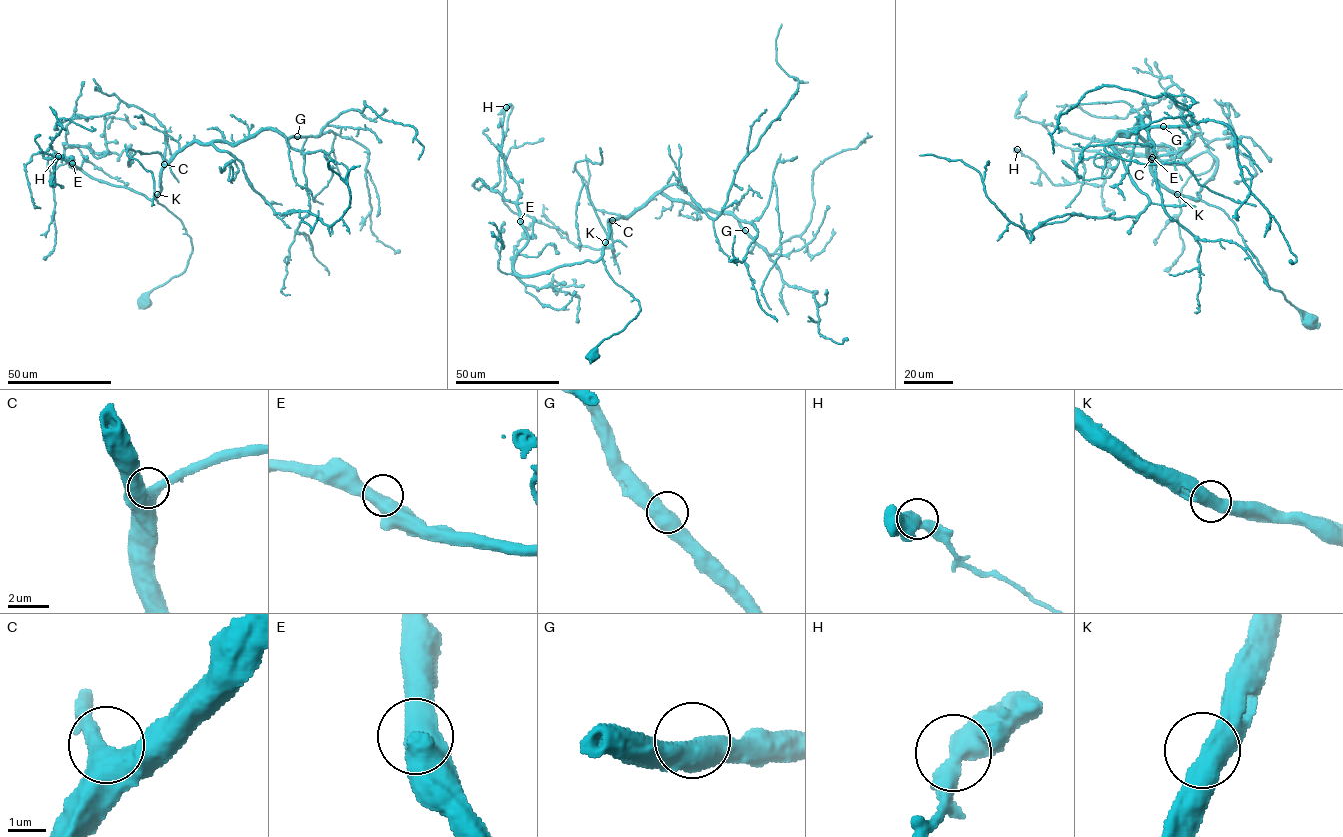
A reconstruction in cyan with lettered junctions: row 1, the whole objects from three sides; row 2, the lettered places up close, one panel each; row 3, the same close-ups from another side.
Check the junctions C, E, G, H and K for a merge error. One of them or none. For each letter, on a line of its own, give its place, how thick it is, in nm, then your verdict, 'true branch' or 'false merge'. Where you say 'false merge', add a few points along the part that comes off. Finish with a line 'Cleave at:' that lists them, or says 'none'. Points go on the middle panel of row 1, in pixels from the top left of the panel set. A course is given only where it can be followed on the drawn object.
C: place (612, 220); calibre 550 nm; true branch
E: place (520, 221); calibre 500 nm; true branch
G: place (745, 230); calibre 550 nm; true branch
H: place (506, 107); calibre 500 nm; true branch
K: place (605, 242); calibre 550 nm; true branch
Cleave at: none

